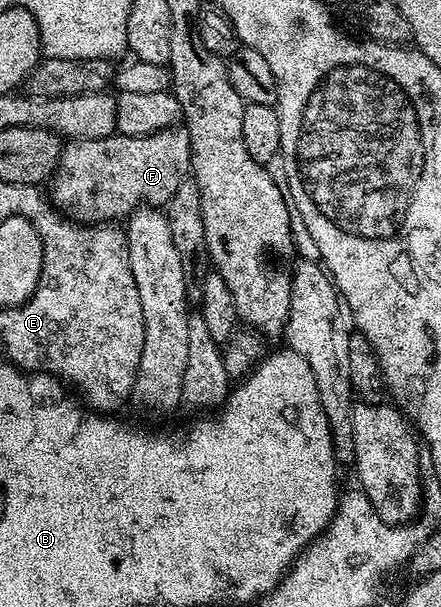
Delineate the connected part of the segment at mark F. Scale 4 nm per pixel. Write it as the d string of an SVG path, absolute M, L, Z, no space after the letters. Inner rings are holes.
M183 128L160 130L146 136L111 134L98 140L73 138L63 143L56 173L50 179L50 201L66 218L81 224L116 224L142 206L167 207L170 196L190 176L192 145L188 131Z

